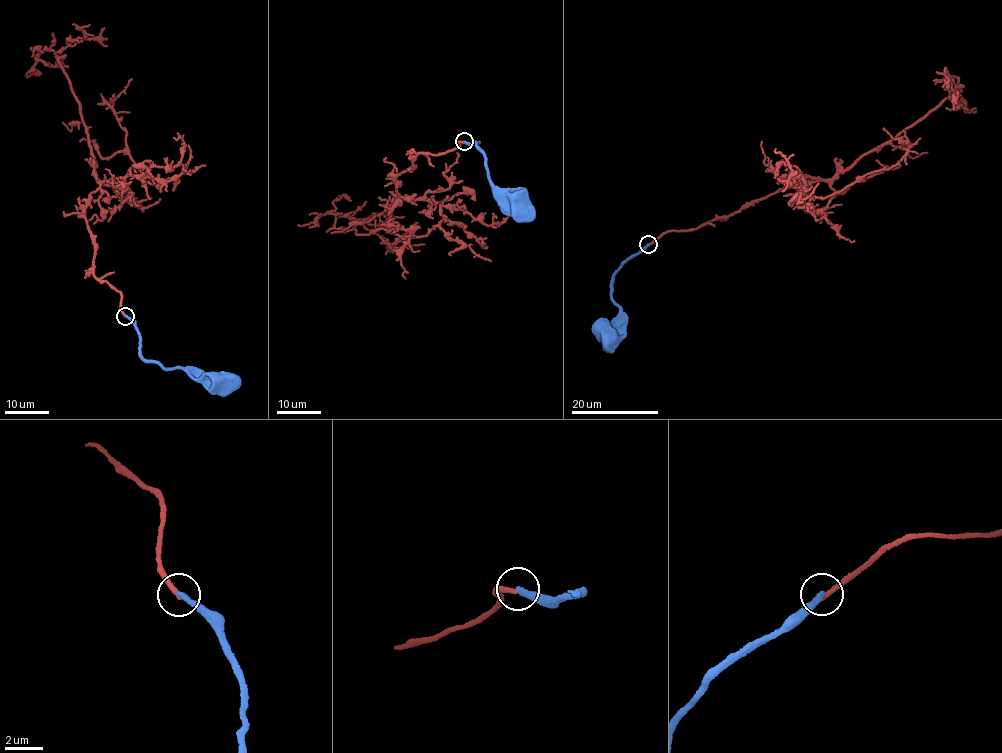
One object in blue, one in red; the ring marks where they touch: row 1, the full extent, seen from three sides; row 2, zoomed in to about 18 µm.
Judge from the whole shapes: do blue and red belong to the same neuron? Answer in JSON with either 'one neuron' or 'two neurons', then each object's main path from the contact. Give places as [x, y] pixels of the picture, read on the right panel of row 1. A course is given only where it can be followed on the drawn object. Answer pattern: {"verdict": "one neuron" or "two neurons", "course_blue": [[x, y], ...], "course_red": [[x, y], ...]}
{"verdict": "two neurons", "course_blue": [[648, 244], [623, 263], [612, 279], [612, 299], [620, 311], [607, 325], [613, 336], [610, 339]], "course_red": [[648, 244], [669, 231], [695, 228], [789, 186], [830, 179], [958, 86], [960, 107], [946, 108]]}

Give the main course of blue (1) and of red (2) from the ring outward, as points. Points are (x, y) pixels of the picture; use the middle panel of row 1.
1: (464, 142), (478, 142), (491, 183), (506, 191), (521, 211)
2: (464, 142), (417, 155), (395, 179), (401, 199), (391, 209), (372, 218), (331, 213), (336, 228), (355, 228)

